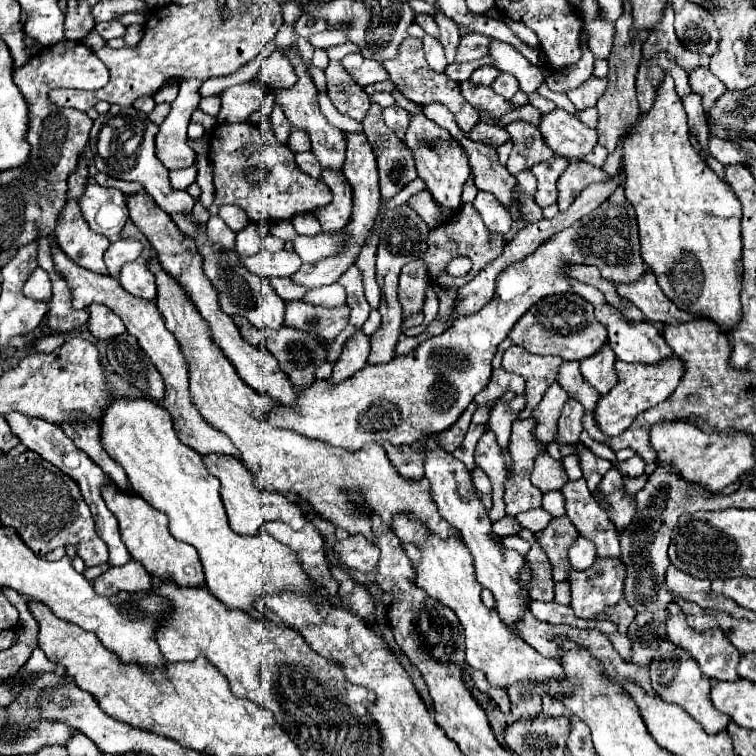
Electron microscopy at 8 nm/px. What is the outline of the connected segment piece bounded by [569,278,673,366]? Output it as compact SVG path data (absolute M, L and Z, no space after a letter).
M573 278L569 280L569 284L571 284L573 292L577 292L579 296L583 296L585 300L589 300L595 306L595 316L607 328L607 332L609 332L609 346L611 346L611 350L615 352L615 356L619 360L623 360L623 362L639 362L639 364L649 364L651 366L651 364L657 364L659 360L665 360L665 358L673 356L673 350L667 346L665 338L659 334L659 330L651 322L637 322L637 324L633 324L633 322L625 320L625 316L621 316L621 312L617 308L609 306L599 290L595 290L595 288L587 286L587 284L581 284L581 282L573 280Z

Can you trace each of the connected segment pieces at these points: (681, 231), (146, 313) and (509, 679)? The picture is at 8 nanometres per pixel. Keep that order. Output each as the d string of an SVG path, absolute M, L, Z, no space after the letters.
M665 76L661 82L655 104L647 116L643 114L641 122L631 128L631 134L623 144L623 152L625 196L637 214L641 256L645 264L657 276L663 294L667 294L679 310L711 318L725 334L729 334L741 320L741 204L735 192L731 192L731 186L723 184L691 146L687 116L671 76Z
M55 242L53 260L55 260L55 270L67 280L67 286L71 288L71 304L73 304L73 308L89 308L91 304L103 304L109 310L113 310L123 320L127 332L137 338L137 342L143 348L143 352L151 358L155 368L161 372L161 376L165 380L163 408L167 408L171 418L173 418L173 428L175 428L177 438L185 446L189 446L195 452L199 452L201 456L215 452L215 454L229 454L229 456L239 458L239 452L235 450L231 440L223 432L211 428L199 416L199 412L195 410L195 406L193 406L193 402L189 398L187 362L185 362L185 358L183 358L183 354L179 350L179 344L175 342L175 336L167 330L163 316L159 316L159 310L157 310L155 302L147 302L143 298L135 298L135 296L127 294L121 288L119 280L113 278L113 276L99 276L99 274L95 274L95 272L91 272L87 268L79 268L79 264L75 264L73 260L67 260L67 254L57 246L57 242Z
M405 512L395 516L393 532L401 540L401 544L411 542L421 550L421 560L415 566L415 576L417 576L415 580L417 580L419 588L423 588L431 598L443 602L443 606L451 608L457 614L457 618L463 626L463 632L467 636L465 662L471 668L481 670L487 676L491 686L509 688L513 684L521 684L521 682L541 686L549 680L565 680L567 678L561 662L545 658L539 652L535 652L535 648L527 646L525 640L521 640L519 636L515 636L507 630L507 626L499 620L495 610L489 610L481 602L479 594L481 594L483 586L475 580L471 554L467 552L467 548L463 546L463 542L459 538L441 540L439 536L433 536L431 532L427 532L427 526L421 524L419 520L415 520L415 516L405 514Z

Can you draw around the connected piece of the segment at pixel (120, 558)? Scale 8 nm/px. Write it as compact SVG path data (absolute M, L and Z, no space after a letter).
M9 412L5 414L13 434L21 440L21 444L27 446L27 450L33 450L37 452L43 460L49 460L51 464L55 464L61 472L65 472L67 476L71 476L77 484L79 484L79 490L81 490L81 496L83 500L87 502L87 506L91 508L93 512L93 518L95 518L95 526L97 526L97 534L99 538L107 544L107 550L109 550L109 560L107 564L111 566L123 566L131 560L125 544L121 542L121 536L119 536L119 528L117 528L117 518L109 512L109 508L105 506L103 498L101 498L101 488L107 484L107 476L105 472L83 452L79 450L65 434L59 426L51 424L51 422L45 422L45 420L39 420L39 418L29 418L29 416L23 416L23 414L17 414L17 412Z

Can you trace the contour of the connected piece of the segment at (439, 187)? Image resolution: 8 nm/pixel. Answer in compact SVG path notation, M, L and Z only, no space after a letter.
M423 114L411 116L407 134L405 134L405 144L411 148L415 156L415 166L419 178L425 182L425 188L431 192L431 196L437 200L437 204L443 208L447 214L455 214L461 206L461 190L463 184L471 176L471 166L467 160L467 154L459 146L459 142L439 124L431 122Z

